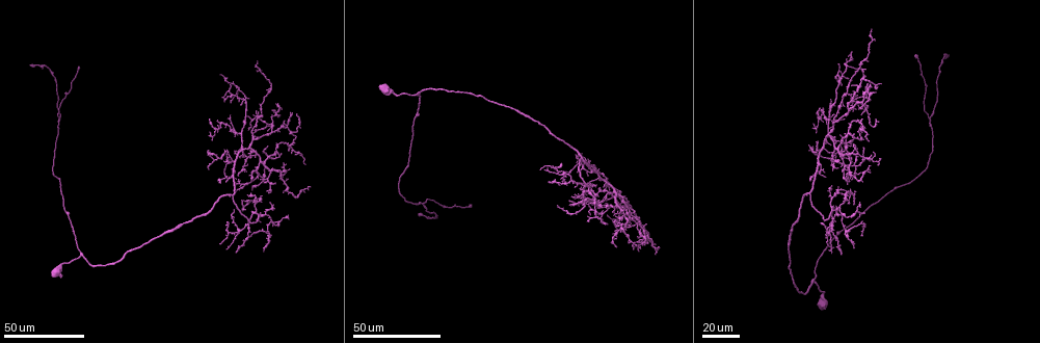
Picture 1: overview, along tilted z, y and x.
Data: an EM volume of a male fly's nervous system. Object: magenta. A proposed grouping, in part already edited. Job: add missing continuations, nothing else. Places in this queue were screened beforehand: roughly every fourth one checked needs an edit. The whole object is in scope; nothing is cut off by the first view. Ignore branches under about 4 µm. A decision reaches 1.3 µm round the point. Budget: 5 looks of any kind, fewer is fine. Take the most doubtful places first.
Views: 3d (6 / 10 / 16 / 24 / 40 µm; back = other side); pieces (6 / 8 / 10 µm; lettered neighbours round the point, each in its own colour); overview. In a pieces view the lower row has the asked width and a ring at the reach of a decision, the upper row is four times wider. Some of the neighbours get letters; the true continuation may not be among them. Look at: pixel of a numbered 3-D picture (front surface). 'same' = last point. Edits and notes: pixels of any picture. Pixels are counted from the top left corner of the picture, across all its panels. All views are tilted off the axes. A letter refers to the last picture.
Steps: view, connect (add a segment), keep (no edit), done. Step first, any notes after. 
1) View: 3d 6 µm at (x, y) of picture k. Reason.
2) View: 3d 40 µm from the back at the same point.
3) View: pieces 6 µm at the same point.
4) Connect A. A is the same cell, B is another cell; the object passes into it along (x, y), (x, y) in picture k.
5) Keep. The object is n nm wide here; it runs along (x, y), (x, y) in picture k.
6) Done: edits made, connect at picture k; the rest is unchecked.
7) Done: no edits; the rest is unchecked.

View: 3d 24 µm at (548, 180) of picture 1. Long arm stops here.

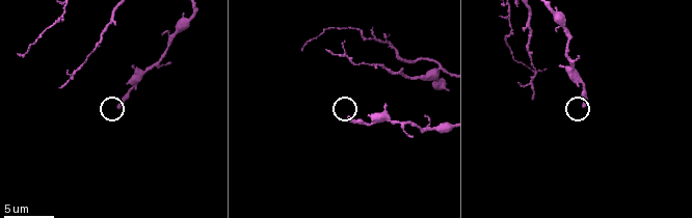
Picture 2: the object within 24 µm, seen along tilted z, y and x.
View: pieces 6 µm at (120, 107) of picture 2.

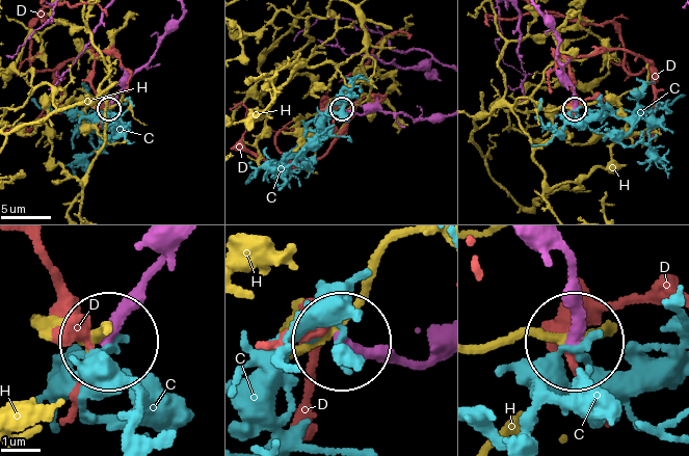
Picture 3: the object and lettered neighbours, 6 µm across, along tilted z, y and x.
Keep. The object is 280 nm wide here; C, D and H are other cells; it runs along (538, 10), (555, 35), (558, 59), (573, 89), (576, 107) in picture 3; no lettered segment goes on from it.

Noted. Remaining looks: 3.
View: 3d 24 µm at (249, 152) of picture 1. Thin end.

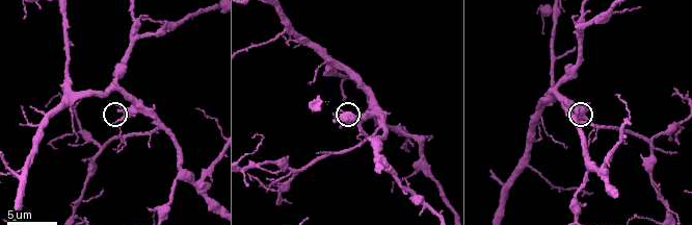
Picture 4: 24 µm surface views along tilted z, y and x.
View: pieces 8 µm at (110, 124) of picture 4.

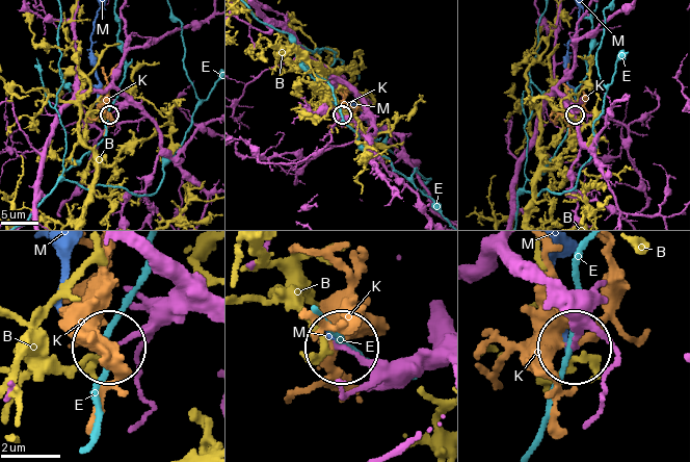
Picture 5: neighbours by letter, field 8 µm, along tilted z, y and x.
Keep. B, E, K and M are other cells; it runs along (431, 318), (431, 347), (420, 355), (366, 359), (343, 351) in picture 5; no lettered segment goes on from it.

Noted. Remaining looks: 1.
Done: no edits; the rest is unchecked.

